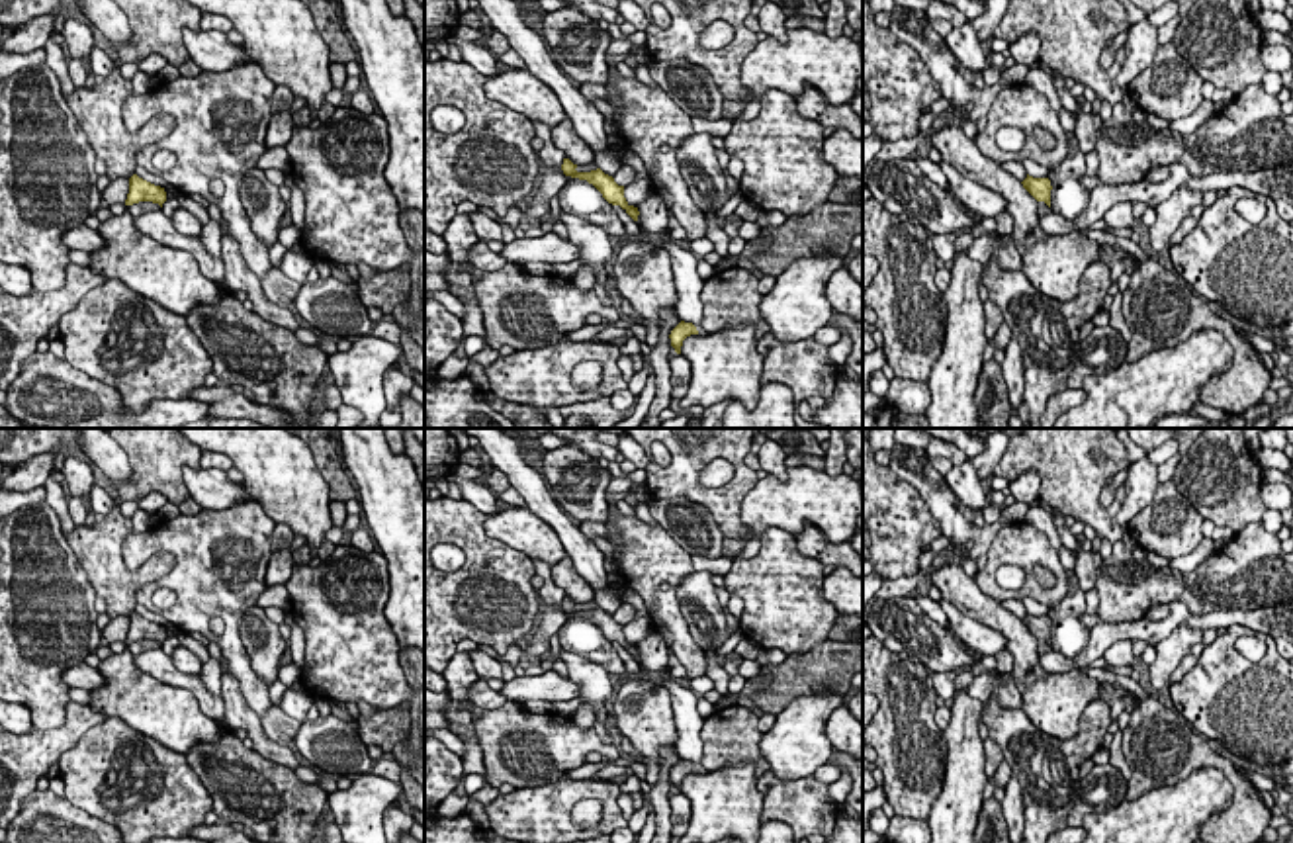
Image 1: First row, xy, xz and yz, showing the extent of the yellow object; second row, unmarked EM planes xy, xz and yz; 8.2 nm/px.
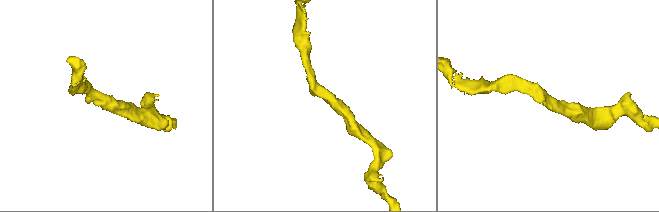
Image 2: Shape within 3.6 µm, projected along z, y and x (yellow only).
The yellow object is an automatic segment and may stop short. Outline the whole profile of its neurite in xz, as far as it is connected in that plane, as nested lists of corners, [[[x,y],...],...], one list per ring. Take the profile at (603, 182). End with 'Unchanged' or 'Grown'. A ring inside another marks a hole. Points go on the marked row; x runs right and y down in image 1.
[[[563,158],[561,170],[565,176],[587,180],[602,194],[608,203],[620,205],[634,221],[638,221],[640,211],[626,201],[624,186],[618,186],[614,178],[604,174],[601,168],[591,172],[577,172],[575,168],[577,164],[573,164],[569,158]]]. Unchanged

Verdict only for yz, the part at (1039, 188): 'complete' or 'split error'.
complete

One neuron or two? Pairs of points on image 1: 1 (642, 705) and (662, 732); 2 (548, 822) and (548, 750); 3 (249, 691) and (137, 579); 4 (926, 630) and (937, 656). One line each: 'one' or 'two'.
1: one
2: two
3: two
4: one

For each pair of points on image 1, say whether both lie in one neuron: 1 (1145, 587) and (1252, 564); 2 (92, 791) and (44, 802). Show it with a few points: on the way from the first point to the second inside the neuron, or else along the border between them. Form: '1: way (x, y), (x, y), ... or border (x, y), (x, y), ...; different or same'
1: way (1172, 587), (1225, 581); same
2: border (65, 797), (106, 820); different

